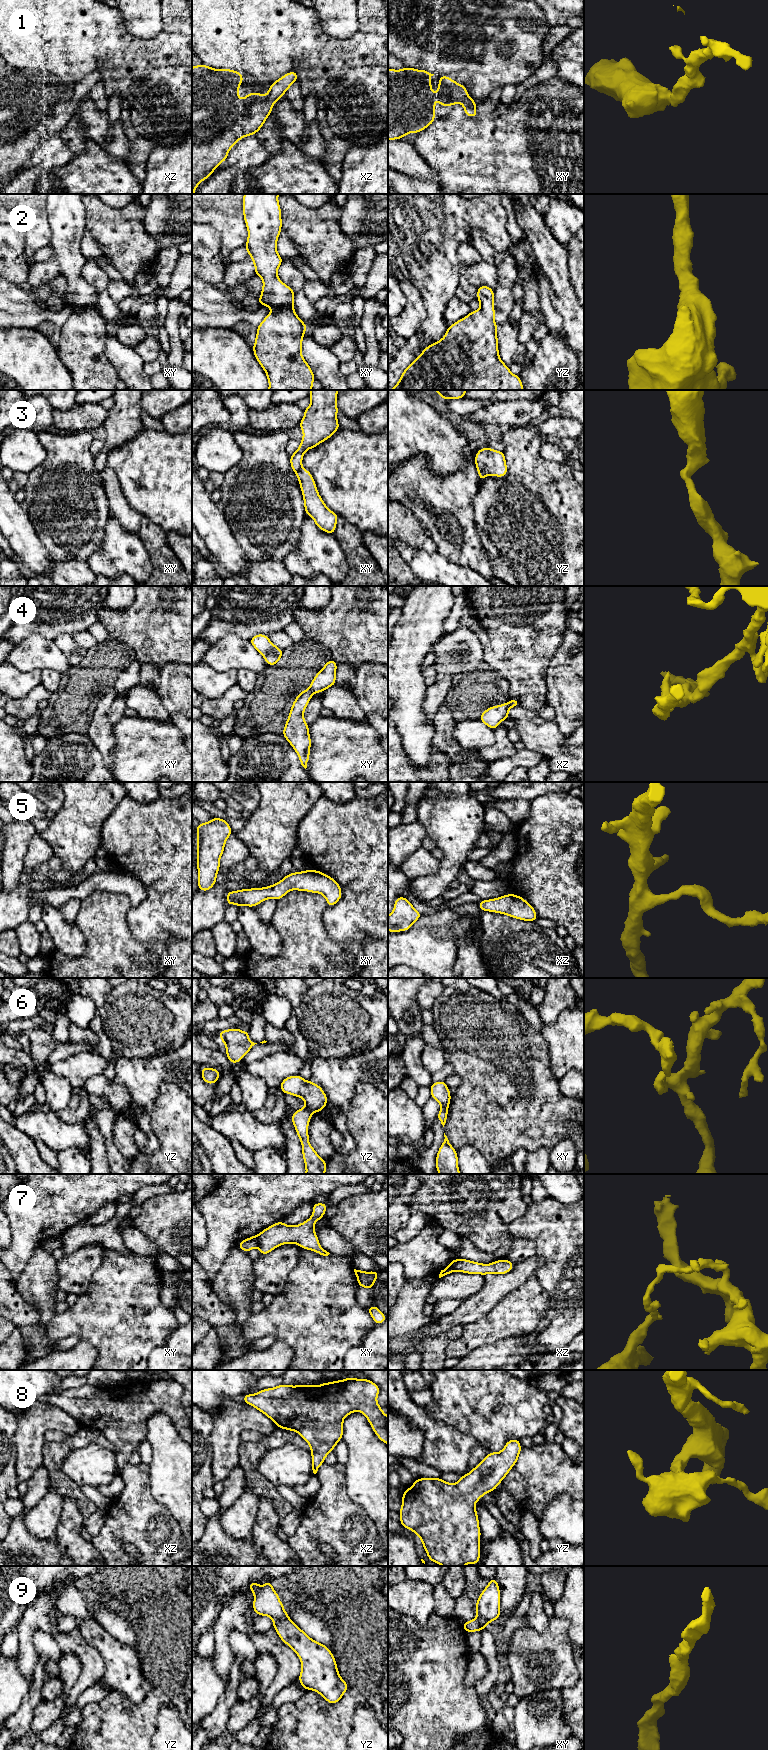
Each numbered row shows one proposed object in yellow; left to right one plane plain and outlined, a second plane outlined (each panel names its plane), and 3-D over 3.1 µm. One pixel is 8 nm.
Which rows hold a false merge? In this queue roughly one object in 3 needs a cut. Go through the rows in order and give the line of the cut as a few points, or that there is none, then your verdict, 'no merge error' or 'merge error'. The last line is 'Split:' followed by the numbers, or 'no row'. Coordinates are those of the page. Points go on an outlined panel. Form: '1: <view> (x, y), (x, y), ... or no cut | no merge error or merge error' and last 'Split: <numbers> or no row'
1: no cut | no merge error
2: no cut | no merge error
3: no cut | no merge error
4: xz (508, 703), (508, 711), (504, 718) | merge error
5: no cut | no merge error
6: xy (441, 1107), (447, 1109) | merge error
7: xy (256, 1235), (258, 1246) | merge error
8: no cut | no merge error
9: no cut | no merge error
Split: 4, 6, 7

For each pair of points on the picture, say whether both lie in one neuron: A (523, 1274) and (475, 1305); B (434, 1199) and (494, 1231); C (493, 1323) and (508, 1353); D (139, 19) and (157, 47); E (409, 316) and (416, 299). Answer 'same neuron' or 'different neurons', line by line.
A: same neuron
B: same neuron
C: different neurons
D: different neurons
E: same neuron

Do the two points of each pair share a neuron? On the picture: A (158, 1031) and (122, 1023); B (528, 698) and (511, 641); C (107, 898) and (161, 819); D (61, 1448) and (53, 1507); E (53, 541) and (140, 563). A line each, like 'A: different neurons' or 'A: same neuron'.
A: same neuron
B: same neuron
C: different neurons
D: different neurons
E: different neurons

